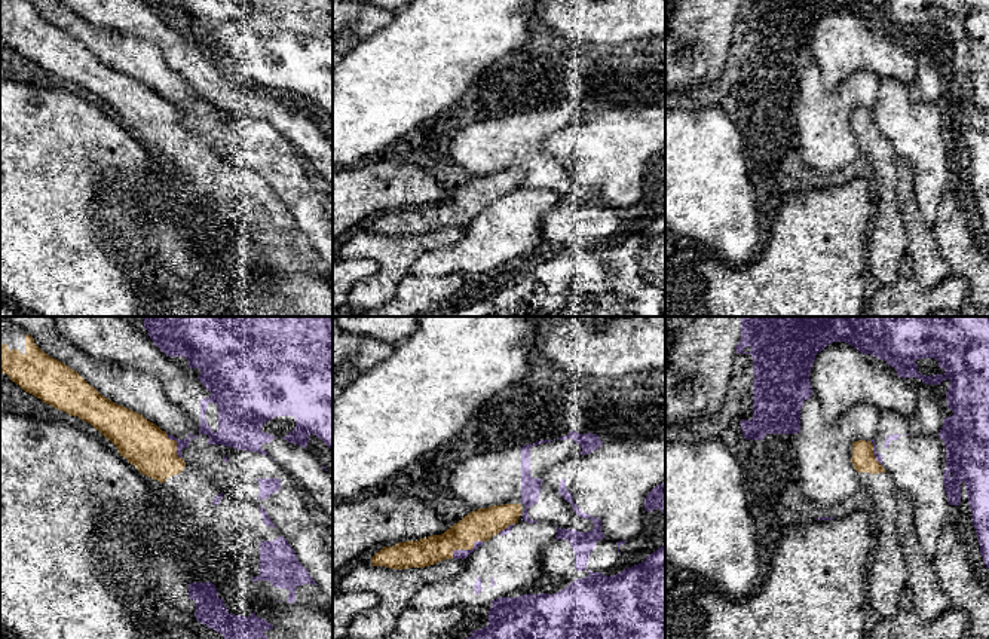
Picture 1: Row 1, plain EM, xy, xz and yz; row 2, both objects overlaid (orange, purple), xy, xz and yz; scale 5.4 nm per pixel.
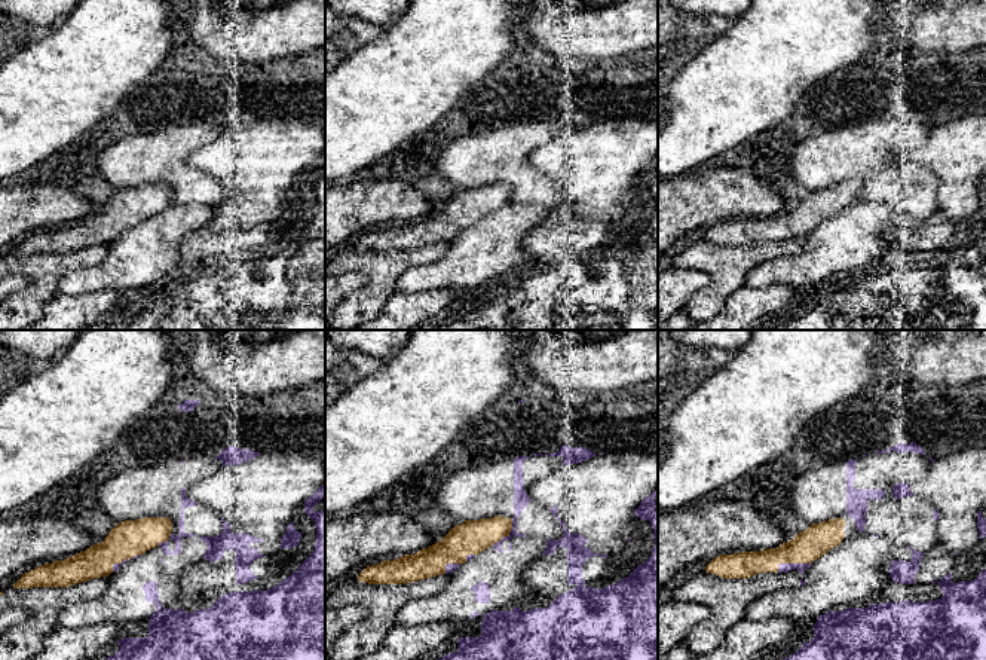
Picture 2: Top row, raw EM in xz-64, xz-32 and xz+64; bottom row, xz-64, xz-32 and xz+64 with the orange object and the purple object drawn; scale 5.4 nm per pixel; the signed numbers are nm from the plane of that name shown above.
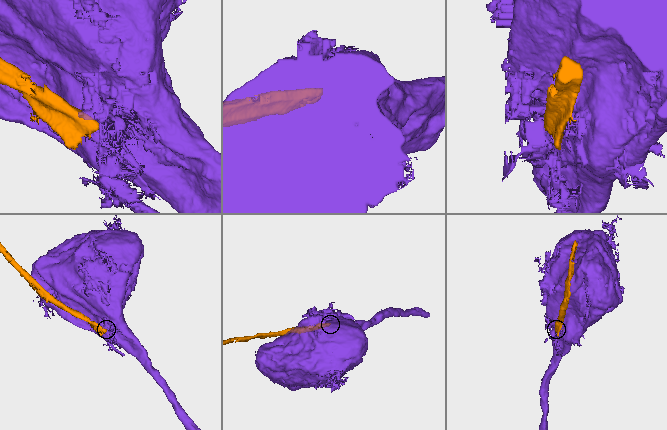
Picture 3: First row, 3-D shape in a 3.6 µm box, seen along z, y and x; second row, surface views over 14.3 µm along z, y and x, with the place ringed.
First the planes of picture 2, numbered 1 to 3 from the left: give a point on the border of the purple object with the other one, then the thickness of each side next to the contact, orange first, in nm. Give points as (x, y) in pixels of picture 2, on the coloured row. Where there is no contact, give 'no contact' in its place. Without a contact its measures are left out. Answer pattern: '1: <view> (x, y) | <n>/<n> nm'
1: xz-64 (167, 540) | 190/60 nm
2: xz-32 (499, 540) | 180/90 nm
3: xz+64 (792, 562) | 170/50 nm

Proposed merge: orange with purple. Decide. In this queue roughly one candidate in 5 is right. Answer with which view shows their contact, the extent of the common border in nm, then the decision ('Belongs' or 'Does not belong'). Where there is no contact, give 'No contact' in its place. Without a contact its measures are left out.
Touches orange in xz. Shared border 200 nm. Does not belong

